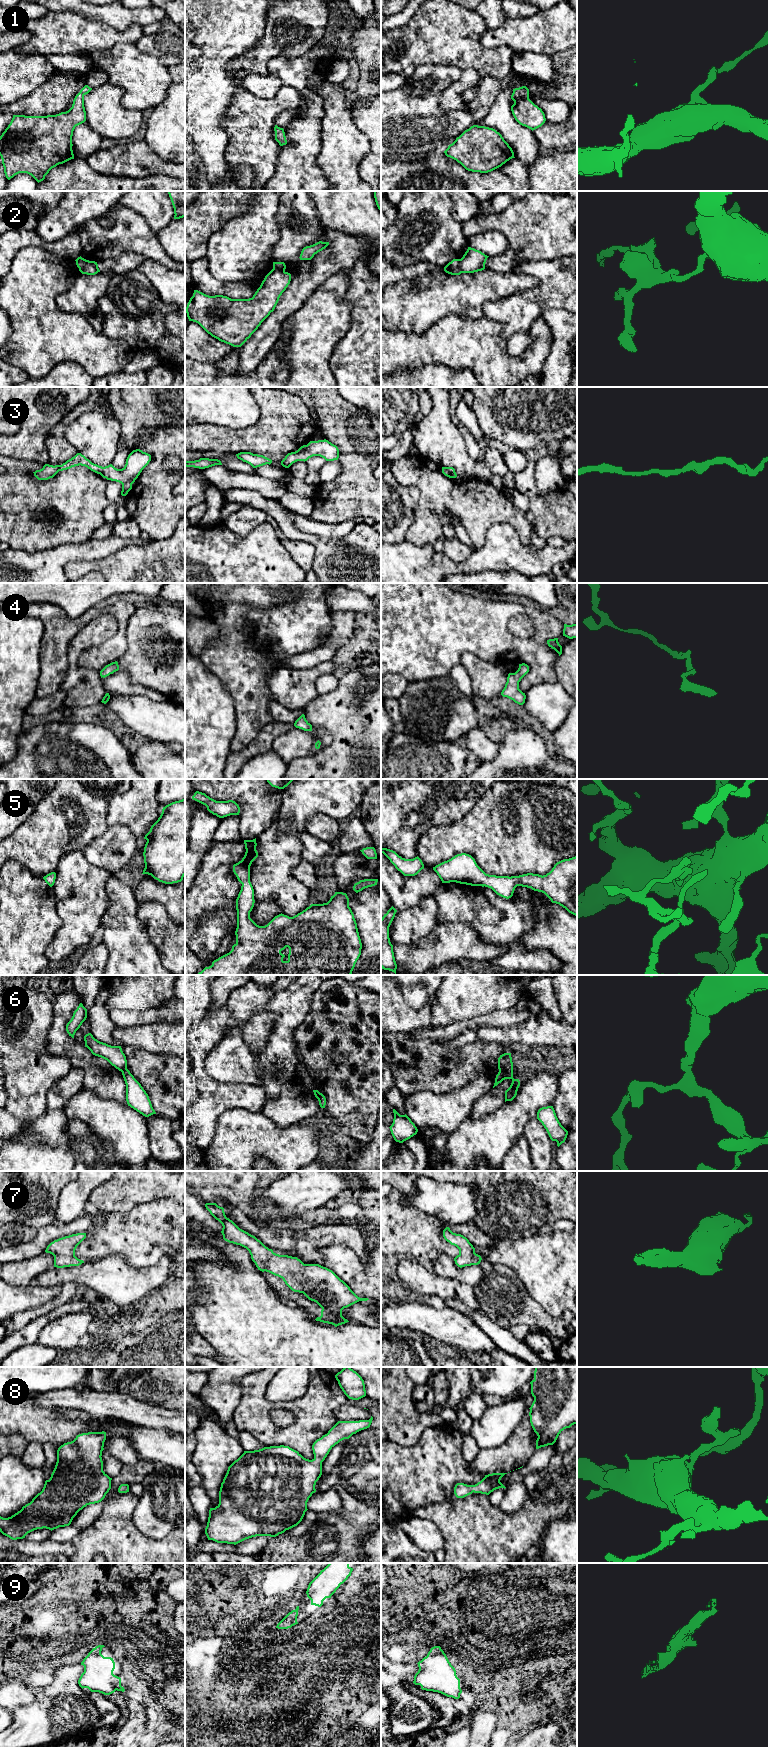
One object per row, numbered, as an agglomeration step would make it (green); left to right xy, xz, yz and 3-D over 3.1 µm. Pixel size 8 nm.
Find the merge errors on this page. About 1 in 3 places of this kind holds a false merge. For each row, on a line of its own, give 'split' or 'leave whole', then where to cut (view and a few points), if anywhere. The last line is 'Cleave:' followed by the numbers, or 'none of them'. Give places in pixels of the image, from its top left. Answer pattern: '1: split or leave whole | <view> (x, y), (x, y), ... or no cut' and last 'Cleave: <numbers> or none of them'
1: leave whole | no cut
2: split | yz (459, 259), (462, 272)
3: leave whole | no cut
4: leave whole | no cut
5: leave whole | no cut
6: split | yz (512, 1068), (501, 1068), (499, 1070)
7: leave whole | no cut
8: leave whole | no cut
9: leave whole | no cut
Cleave: 2, 6

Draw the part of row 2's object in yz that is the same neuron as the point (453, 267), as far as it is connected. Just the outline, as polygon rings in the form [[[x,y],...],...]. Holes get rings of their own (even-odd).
[[[453,259],[444,267],[444,271],[451,275],[460,275],[462,273],[460,259]]]

